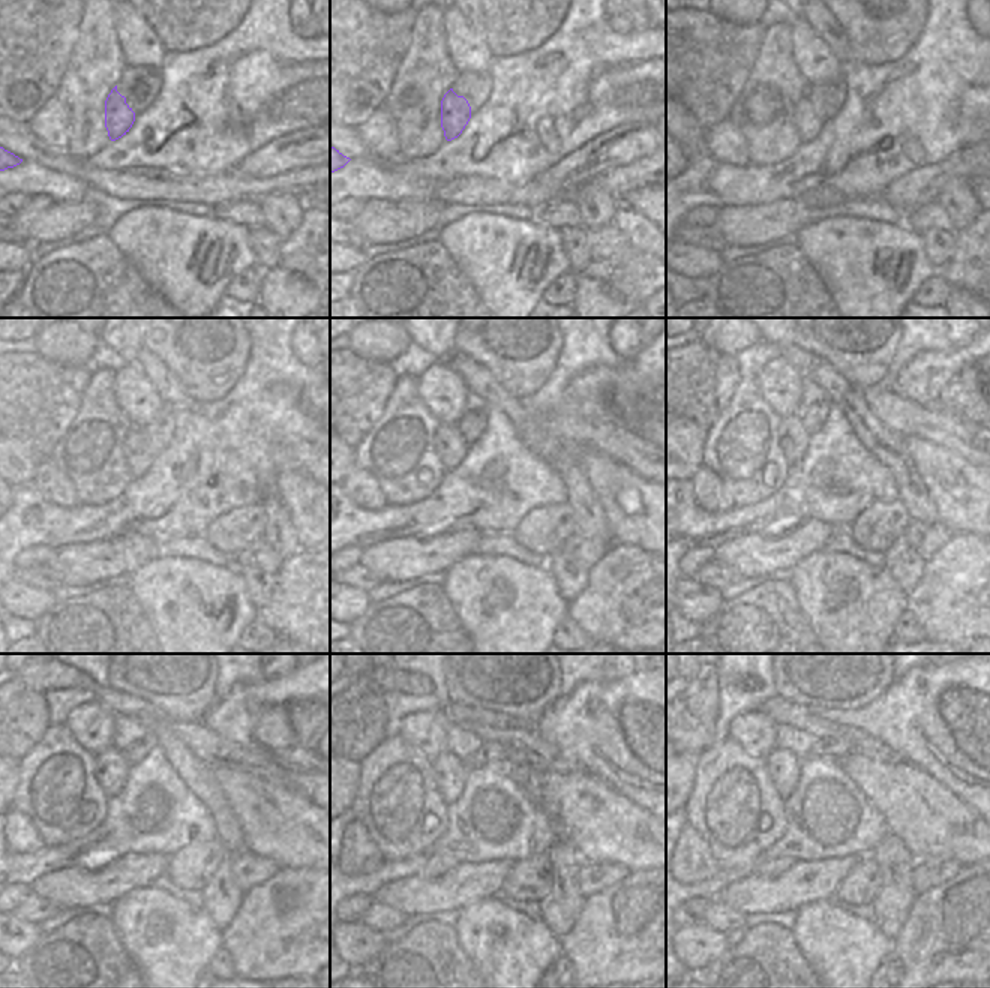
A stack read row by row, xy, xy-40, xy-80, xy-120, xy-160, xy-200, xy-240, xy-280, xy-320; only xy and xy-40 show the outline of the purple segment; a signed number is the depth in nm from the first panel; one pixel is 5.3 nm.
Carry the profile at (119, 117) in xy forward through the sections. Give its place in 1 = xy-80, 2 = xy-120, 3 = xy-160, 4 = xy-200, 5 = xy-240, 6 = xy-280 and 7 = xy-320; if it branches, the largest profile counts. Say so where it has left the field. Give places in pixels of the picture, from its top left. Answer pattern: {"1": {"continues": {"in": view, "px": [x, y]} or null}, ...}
{"1": {"continues": {"in": "xy-80", "px": [809, 120]}}, "2": {"continues": {"in": "xy-120", "px": [140, 447]}}, "3": {"continues": {"in": "xy-160", "px": [473, 425]}}, "4": {"continues": {"in": "xy-200", "px": [812, 419]}}, "5": {"continues": {"in": "xy-240", "px": [137, 753]}}, "6": {"continues": {"in": "xy-280", "px": [488, 750]}}, "7": {"continues": {"in": "xy-320", "px": [837, 748]}}}

